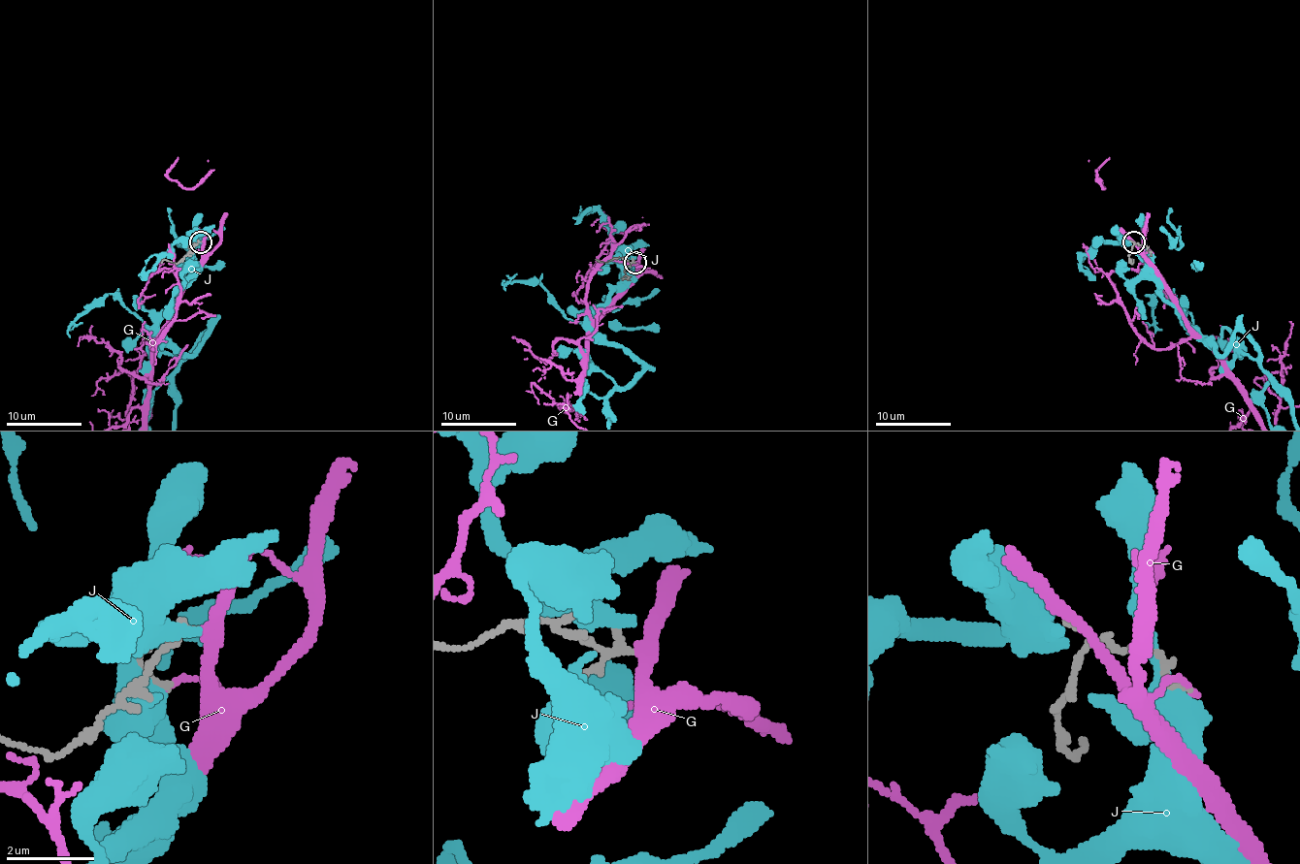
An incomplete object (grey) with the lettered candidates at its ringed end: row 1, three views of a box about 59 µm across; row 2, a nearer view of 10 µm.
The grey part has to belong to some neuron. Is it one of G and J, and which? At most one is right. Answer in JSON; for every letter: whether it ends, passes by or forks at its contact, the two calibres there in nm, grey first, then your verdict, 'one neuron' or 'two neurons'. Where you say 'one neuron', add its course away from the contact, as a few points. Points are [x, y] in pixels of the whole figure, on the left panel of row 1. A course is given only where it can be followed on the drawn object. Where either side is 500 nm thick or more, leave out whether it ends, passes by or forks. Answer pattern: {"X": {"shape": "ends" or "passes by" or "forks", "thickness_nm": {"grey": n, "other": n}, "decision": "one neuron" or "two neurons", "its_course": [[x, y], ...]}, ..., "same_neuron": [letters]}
{"G": {"shape": "passes by", "thickness_nm": {"grey": 140, "other": 280}, "decision": "two neurons"}, "J": {"thickness_nm": {"grey": 130, "other": 550}, "decision": "two neurons"}, "same_neuron": []}

